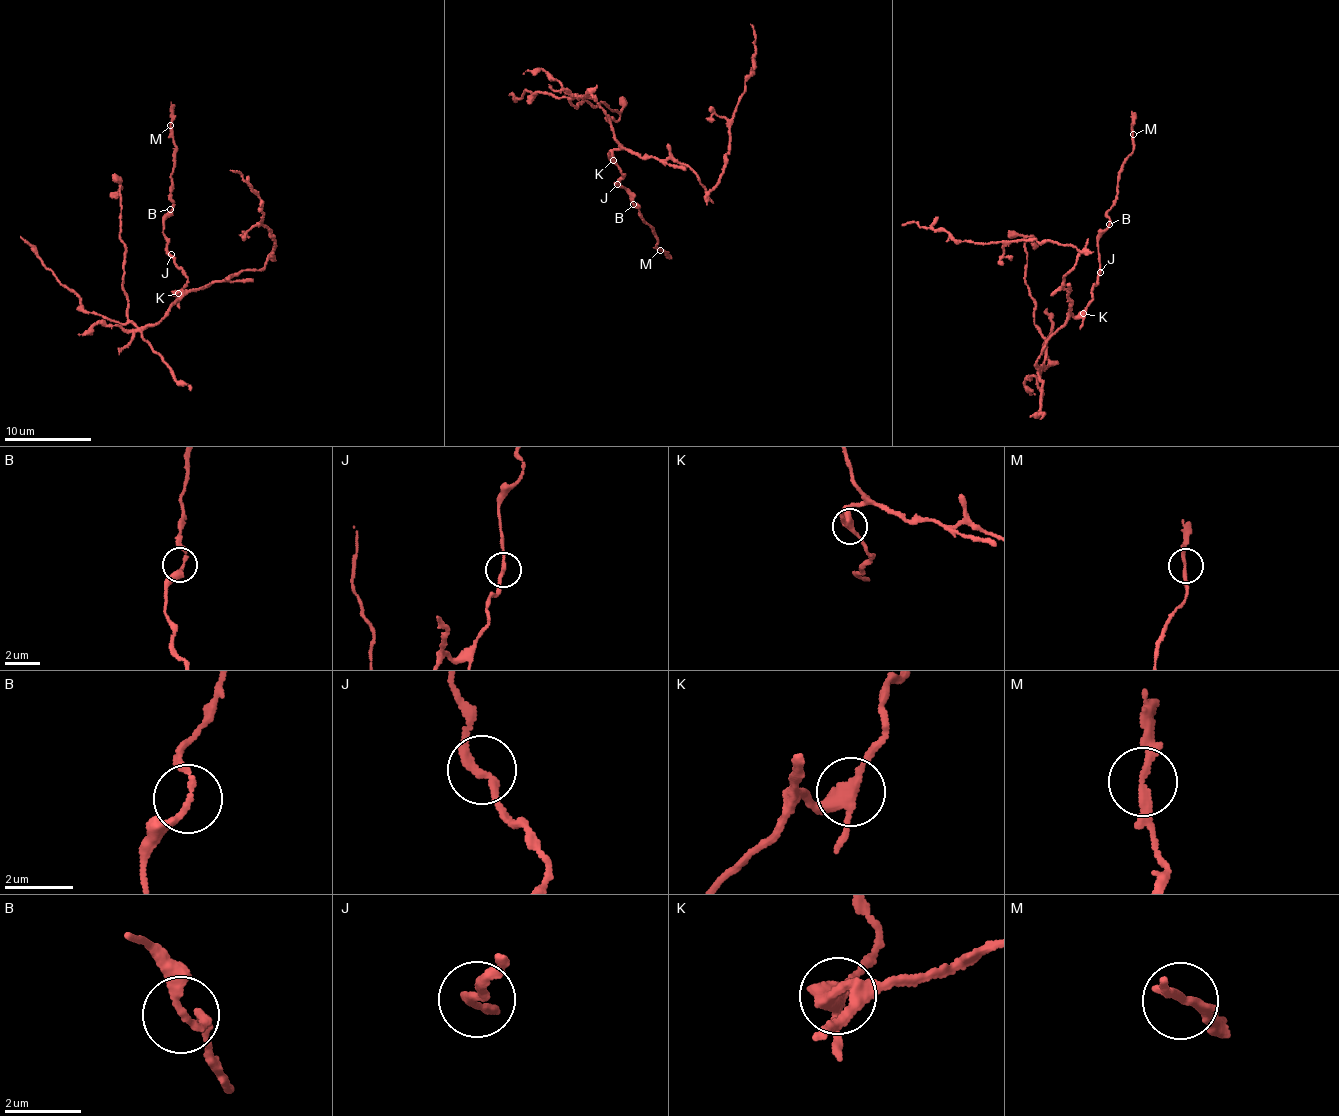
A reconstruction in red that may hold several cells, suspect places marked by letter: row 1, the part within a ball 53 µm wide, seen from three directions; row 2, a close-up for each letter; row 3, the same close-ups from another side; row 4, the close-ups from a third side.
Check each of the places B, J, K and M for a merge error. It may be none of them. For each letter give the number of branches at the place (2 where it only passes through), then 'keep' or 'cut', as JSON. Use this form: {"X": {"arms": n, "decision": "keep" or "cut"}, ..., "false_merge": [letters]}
{"B": {"arms": 2, "decision": "keep"}, "J": {"arms": 2, "decision": "keep"}, "K": {"arms": 3, "decision": "cut"}, "M": {"arms": 2, "decision": "keep"}, "false_merge": ["K"]}

